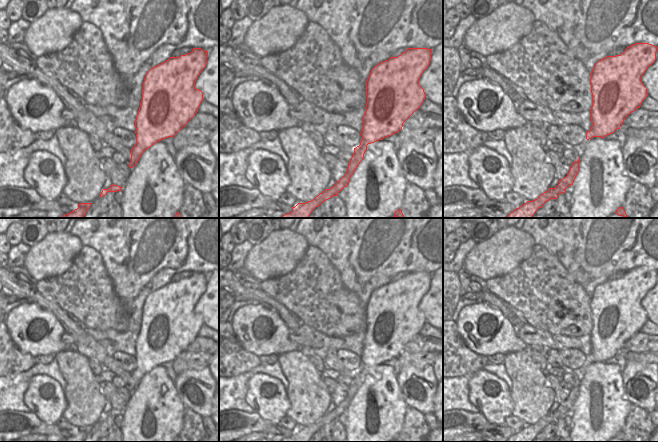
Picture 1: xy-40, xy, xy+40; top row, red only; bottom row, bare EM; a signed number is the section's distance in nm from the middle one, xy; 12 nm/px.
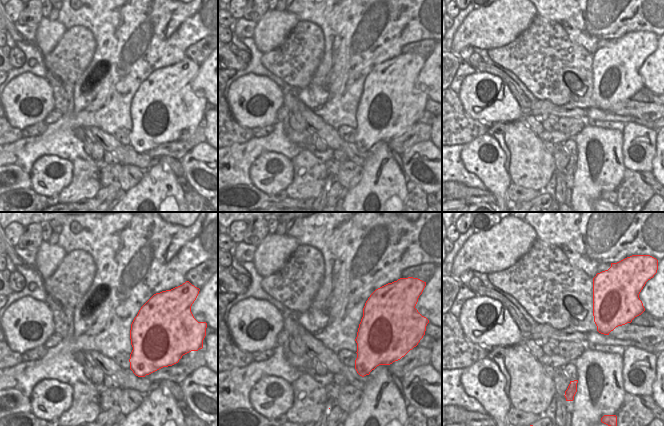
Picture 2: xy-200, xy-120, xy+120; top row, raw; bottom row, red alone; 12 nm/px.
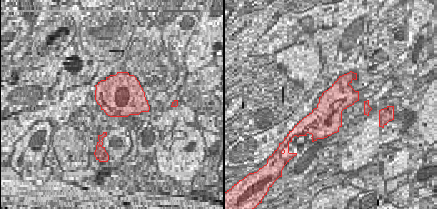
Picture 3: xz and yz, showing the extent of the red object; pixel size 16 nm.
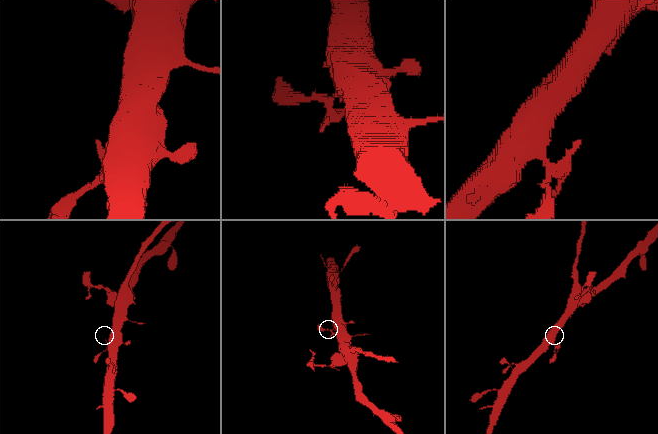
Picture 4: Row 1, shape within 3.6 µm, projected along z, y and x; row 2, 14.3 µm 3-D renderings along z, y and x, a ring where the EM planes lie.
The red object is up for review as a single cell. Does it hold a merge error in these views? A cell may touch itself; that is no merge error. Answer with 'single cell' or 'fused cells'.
single cell

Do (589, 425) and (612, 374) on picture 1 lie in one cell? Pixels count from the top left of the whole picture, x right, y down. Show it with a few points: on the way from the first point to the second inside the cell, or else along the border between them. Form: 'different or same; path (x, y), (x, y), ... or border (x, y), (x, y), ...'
same; path (589, 409), (587, 388), (592, 380), (596, 380)

